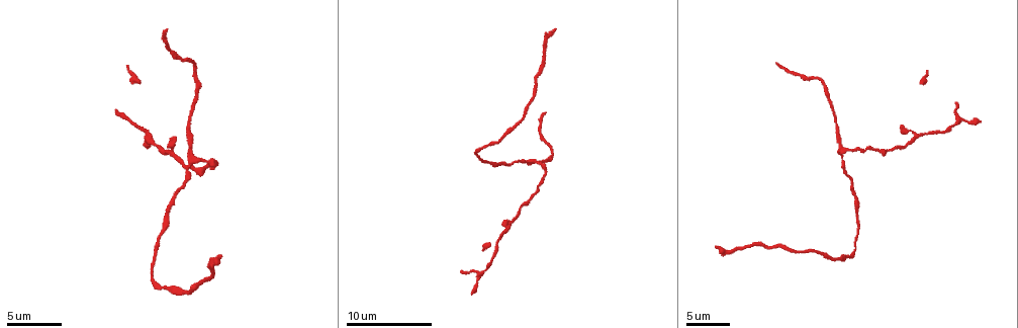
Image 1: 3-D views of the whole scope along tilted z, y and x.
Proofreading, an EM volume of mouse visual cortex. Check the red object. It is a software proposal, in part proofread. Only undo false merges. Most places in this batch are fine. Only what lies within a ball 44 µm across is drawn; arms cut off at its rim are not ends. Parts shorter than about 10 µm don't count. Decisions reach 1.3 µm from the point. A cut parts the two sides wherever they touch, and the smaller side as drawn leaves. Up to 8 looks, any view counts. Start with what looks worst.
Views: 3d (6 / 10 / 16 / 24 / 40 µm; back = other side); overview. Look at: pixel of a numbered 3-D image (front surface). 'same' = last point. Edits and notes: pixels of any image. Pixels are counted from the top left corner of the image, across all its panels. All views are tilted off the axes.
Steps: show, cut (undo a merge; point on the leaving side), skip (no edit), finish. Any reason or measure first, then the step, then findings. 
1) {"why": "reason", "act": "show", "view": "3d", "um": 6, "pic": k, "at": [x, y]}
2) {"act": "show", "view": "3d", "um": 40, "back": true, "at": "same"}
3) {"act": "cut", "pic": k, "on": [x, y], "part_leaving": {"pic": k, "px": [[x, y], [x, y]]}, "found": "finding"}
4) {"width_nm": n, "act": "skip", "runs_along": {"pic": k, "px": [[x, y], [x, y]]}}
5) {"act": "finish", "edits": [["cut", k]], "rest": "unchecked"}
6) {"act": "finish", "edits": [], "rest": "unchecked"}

{"why": "three arms meet", "act": "show", "view": "3d", "um": 6, "pic": 1, "at": [531, 161]}

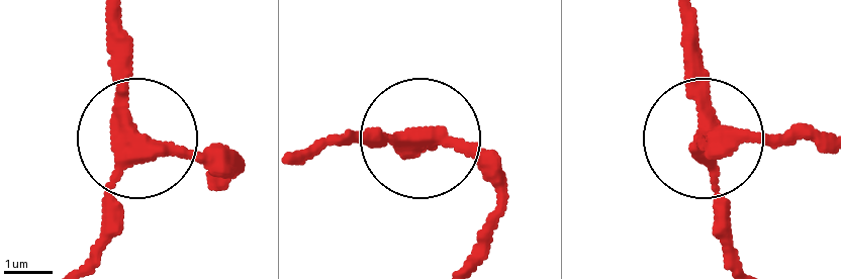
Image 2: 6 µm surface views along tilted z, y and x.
{"arms": 3, "act": "skip", "runs_along": {"pic": 2, "px": [[736, 250], [697, 95], [697, 15]]}, "found": "one neuron here"}

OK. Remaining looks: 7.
{"why": "thick turns thin", "act": "show", "view": "3d", "um": 10, "pic": 1, "at": [212, 278]}

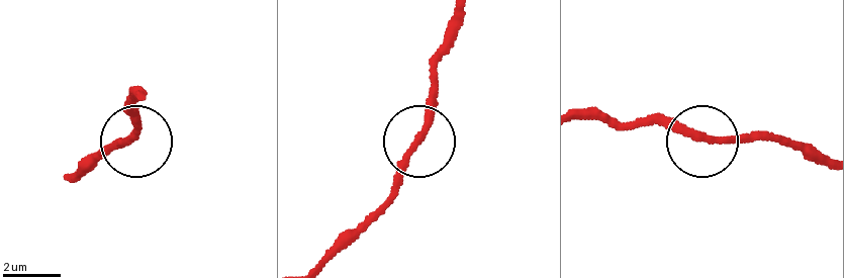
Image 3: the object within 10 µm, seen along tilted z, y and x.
{"width_nm": 240, "act": "skip", "runs_along": {"pic": 3, "px": [[318, 261], [385, 196], [417, 145], [430, 110], [432, 58]]}, "found": "continuous, no second neuron"}

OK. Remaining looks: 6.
{"act": "show", "view": "3d", "um": 6, "pic": 1, "at": [495, 244]}

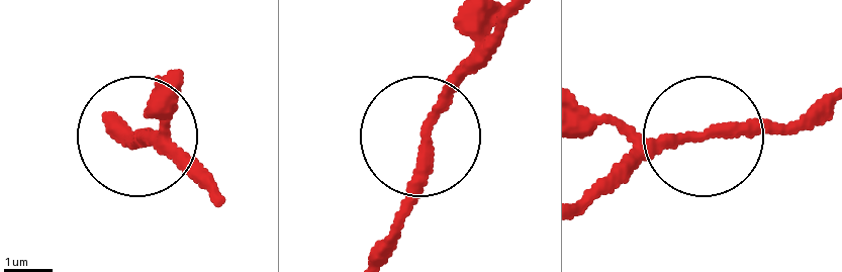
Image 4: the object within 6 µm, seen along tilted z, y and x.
{"act": "skip", "runs_along": {"pic": 4, "px": [[581, 210], [682, 143], [806, 129]]}, "found": "all the same neuron"}

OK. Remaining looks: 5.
{"why": "sudden change in width", "act": "show", "view": "3d", "um": 10, "pic": 1, "at": [158, 284]}

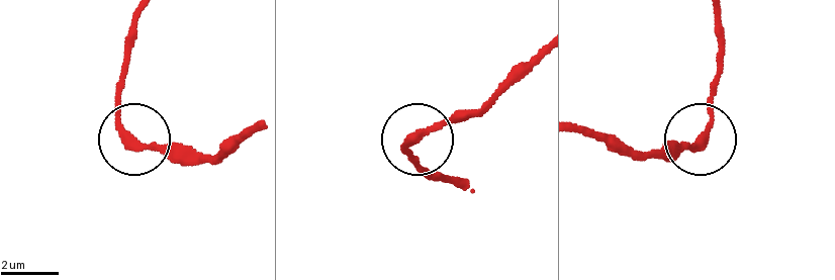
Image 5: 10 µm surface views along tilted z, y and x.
{"act": "skip", "runs_along": {"pic": 5, "px": [[463, 176], [427, 174], [404, 149], [453, 119], [490, 109]]}, "found": "continuous, no second neuron"}

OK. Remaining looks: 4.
{"act": "finish", "edits": [], "rest": "unchecked"}

